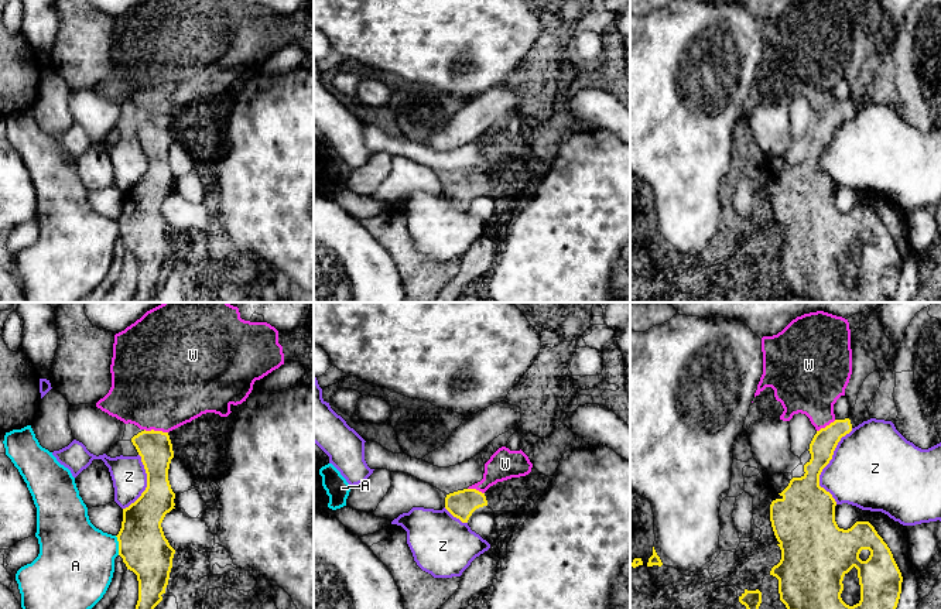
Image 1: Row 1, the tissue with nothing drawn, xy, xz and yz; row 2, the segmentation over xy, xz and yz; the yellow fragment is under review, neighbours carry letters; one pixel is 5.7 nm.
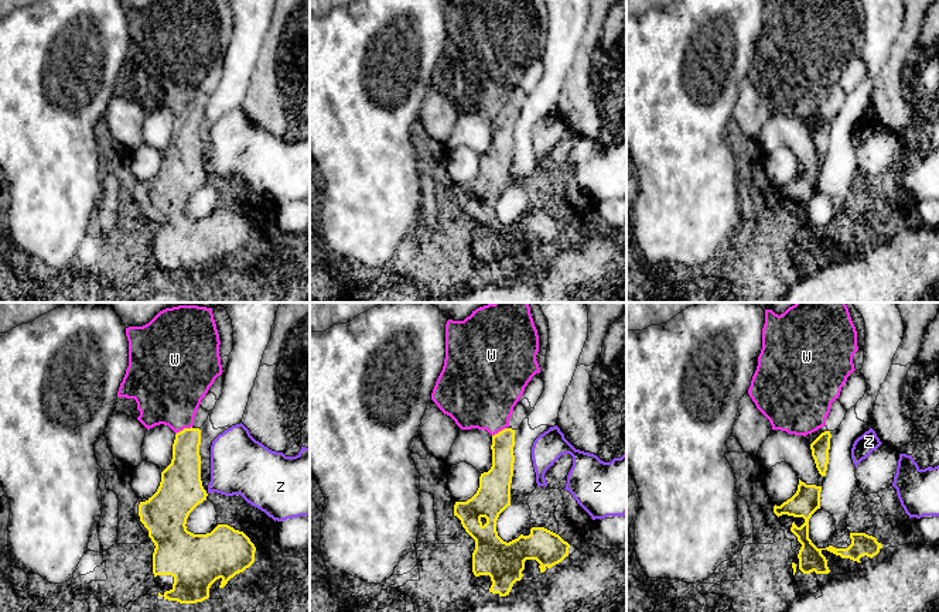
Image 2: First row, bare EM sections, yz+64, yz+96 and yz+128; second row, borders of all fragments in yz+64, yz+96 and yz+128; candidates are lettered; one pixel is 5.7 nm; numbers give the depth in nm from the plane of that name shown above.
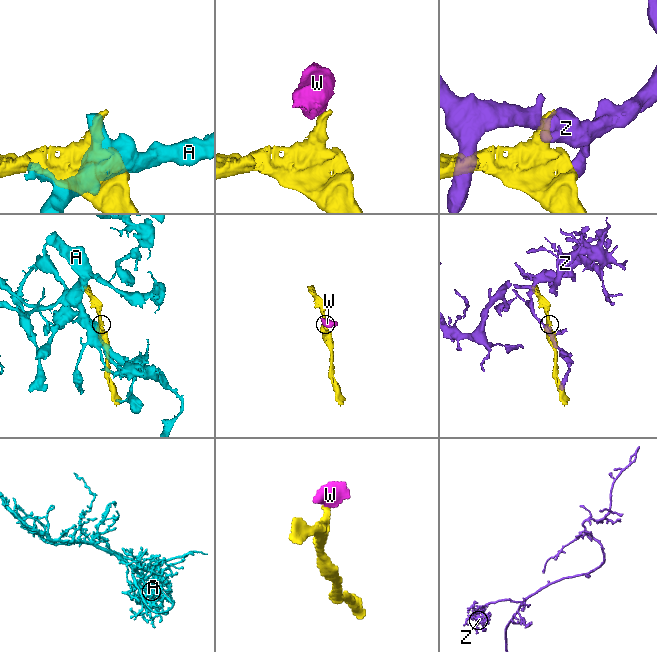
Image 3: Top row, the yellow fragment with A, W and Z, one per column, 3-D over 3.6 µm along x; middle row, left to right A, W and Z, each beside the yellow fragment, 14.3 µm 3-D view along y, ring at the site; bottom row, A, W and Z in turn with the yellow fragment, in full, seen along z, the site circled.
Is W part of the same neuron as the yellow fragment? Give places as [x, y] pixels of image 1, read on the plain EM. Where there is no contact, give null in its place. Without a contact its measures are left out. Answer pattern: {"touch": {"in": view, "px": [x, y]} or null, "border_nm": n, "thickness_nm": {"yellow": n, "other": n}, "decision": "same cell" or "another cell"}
{"touch": {"in": "xy", "px": [156, 115]}, "border_nm": 140, "thickness_nm": {"yellow": 190, "other": 480}, "decision": "same cell"}

